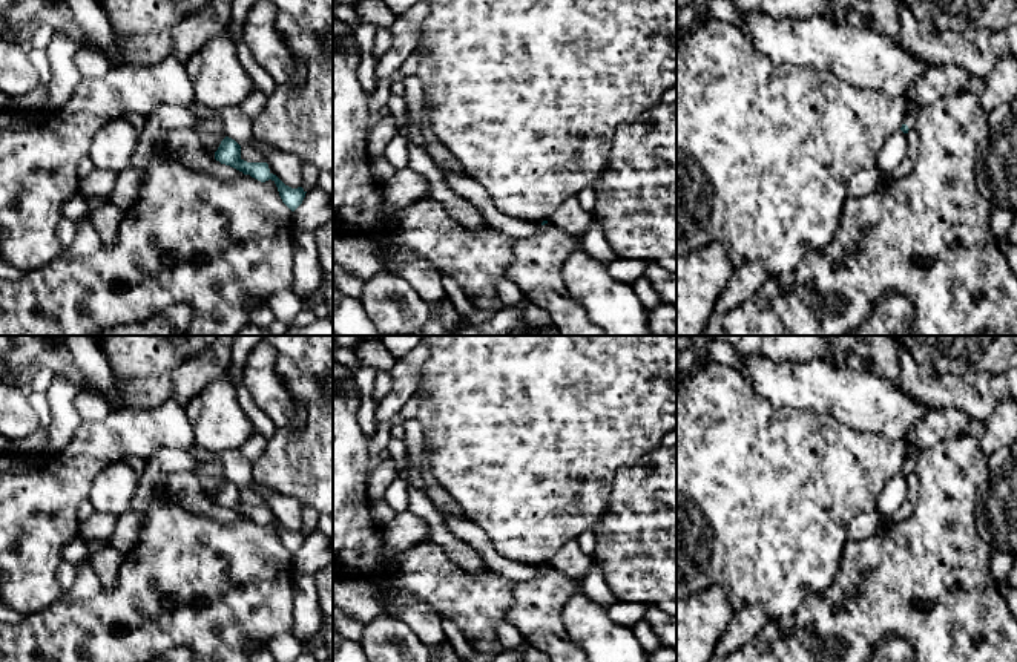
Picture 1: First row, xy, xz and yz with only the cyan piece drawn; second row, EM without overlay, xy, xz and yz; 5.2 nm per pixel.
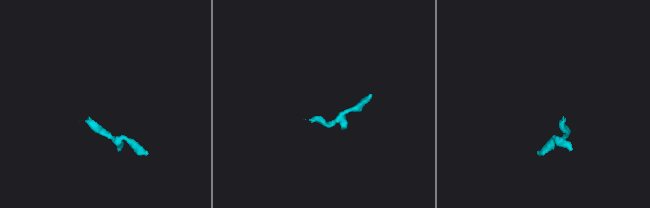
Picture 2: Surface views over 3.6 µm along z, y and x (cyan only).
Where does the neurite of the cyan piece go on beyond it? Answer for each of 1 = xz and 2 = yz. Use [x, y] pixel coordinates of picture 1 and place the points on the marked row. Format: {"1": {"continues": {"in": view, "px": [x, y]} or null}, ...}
{"1": {"continues": null}, "2": {"continues": {"in": "yz", "px": [910, 118]}}}

